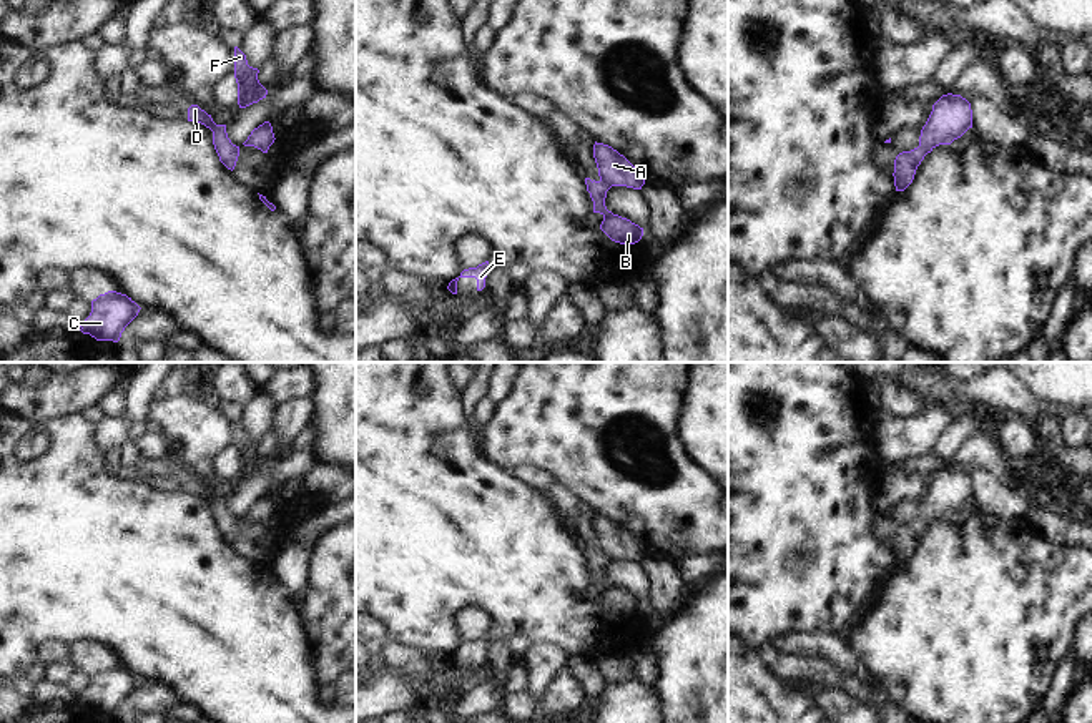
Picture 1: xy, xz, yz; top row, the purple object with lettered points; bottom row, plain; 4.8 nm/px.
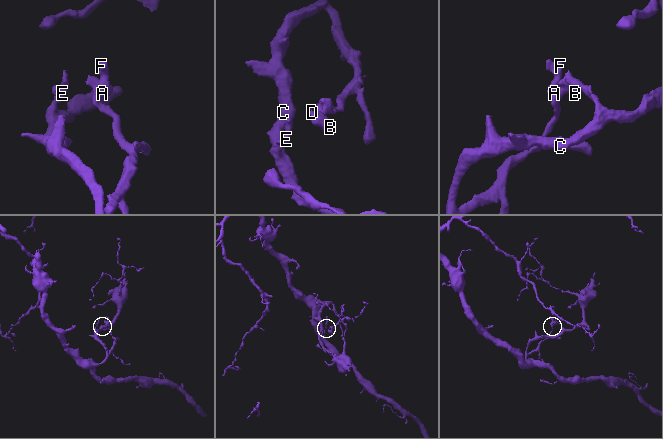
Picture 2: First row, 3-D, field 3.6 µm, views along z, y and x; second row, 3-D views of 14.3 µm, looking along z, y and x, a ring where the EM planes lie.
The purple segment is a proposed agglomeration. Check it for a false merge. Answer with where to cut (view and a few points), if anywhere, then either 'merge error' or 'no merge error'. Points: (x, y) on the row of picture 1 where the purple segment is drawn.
no cut; no merge error

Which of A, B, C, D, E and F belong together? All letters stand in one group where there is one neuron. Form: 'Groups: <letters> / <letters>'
Groups: A B C D E F.

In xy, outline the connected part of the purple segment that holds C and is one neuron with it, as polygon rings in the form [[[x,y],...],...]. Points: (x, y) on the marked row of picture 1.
[[[108,291],[91,301],[91,312],[81,322],[81,332],[96,341],[118,342],[125,327],[138,316],[140,306],[126,294]]]

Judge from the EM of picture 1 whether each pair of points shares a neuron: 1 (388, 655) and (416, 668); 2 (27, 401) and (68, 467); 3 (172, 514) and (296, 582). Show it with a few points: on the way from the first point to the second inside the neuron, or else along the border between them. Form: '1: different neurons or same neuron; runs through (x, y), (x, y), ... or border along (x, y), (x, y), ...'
1: same neuron; runs through (394, 655), (409, 662)
2: different neurons; border along (80, 413), (50, 419), (42, 426)
3: different neurons; border along (276, 579), (293, 595), (300, 597)

